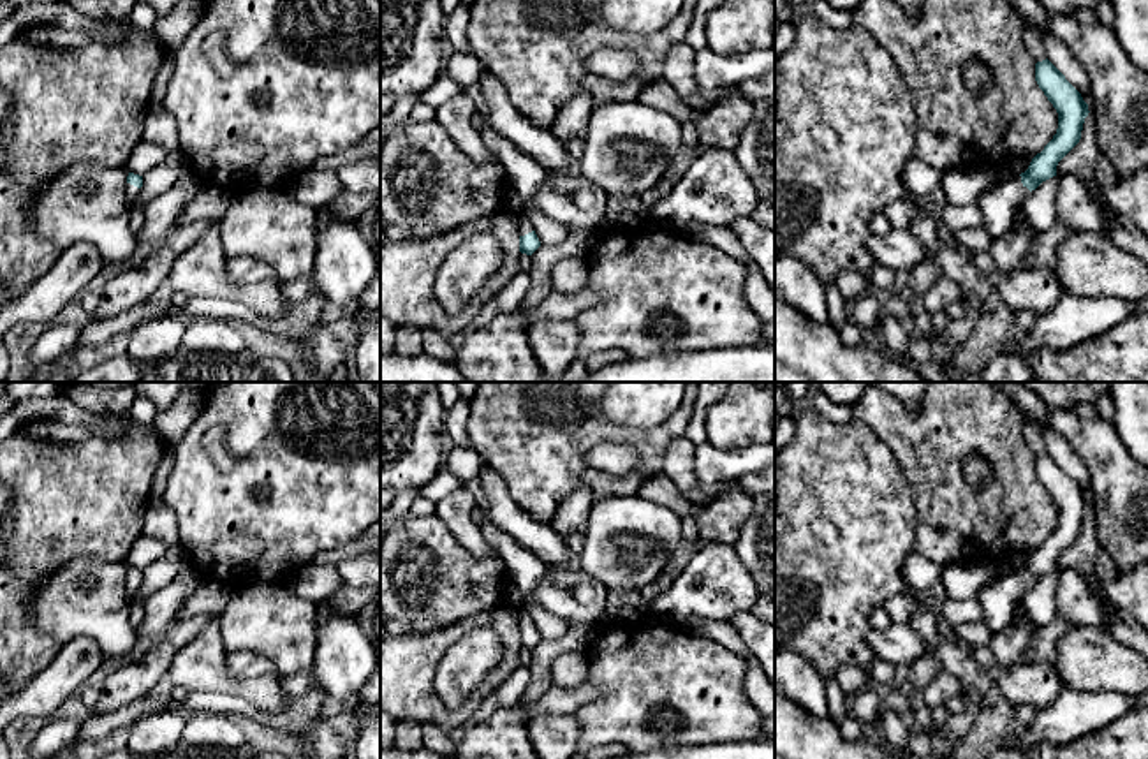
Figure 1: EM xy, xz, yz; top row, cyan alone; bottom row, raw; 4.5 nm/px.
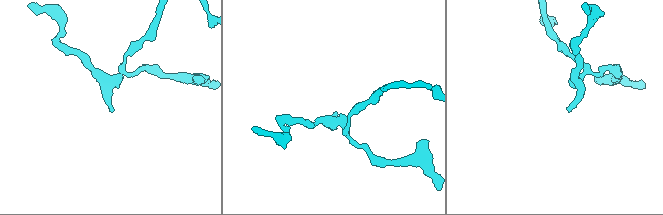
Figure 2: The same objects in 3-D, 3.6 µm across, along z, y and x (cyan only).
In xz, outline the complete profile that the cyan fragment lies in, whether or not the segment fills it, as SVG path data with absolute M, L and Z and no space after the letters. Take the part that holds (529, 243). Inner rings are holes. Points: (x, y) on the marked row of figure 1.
M521 210L516 213L518 224L519 224L519 252L532 255L539 247L541 241L534 231L534 225L528 218L528 215Z

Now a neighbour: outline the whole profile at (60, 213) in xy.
M76 164L35 192L30 227L60 252L77 241L92 243L104 264L132 259L137 247L129 225L125 195L129 173Z

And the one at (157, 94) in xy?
M166 51L162 67L158 69L153 90L150 93L150 104L162 106L171 72L173 72L173 51Z

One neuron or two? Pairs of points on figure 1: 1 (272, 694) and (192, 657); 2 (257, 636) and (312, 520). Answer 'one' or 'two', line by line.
1: one
2: two

